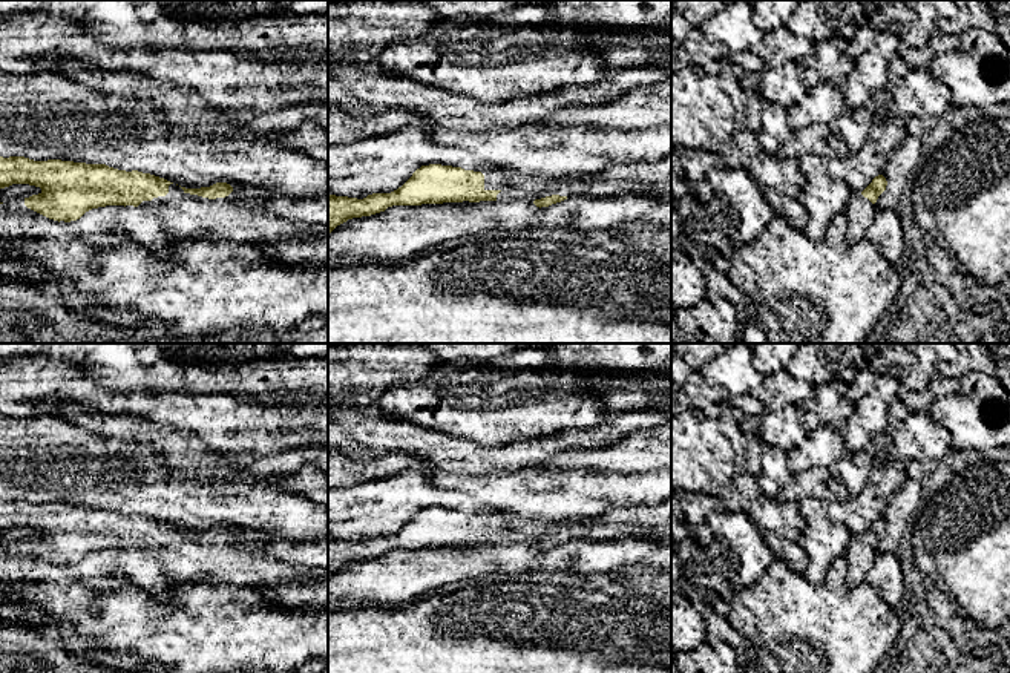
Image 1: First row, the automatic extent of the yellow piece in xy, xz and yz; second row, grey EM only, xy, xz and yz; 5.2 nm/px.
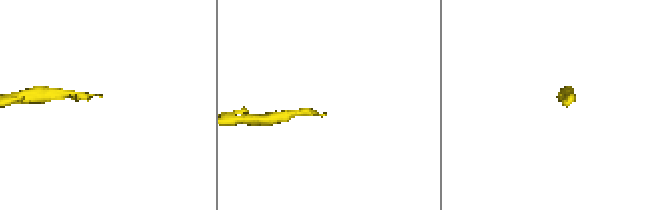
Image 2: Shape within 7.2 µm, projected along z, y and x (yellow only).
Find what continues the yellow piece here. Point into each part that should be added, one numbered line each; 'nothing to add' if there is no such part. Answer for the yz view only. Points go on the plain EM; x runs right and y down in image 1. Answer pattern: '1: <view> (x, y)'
1: yz (860, 555)

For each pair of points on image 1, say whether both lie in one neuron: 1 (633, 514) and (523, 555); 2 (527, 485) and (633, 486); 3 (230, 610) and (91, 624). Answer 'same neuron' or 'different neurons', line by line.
1: different neurons
2: same neuron
3: same neuron

